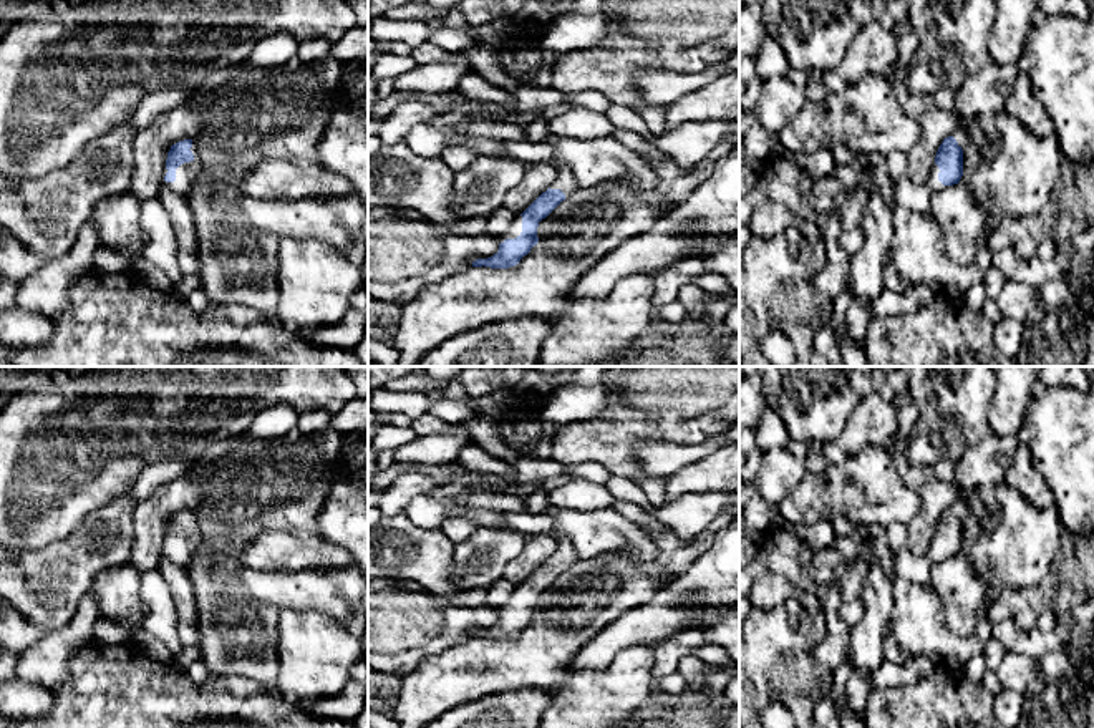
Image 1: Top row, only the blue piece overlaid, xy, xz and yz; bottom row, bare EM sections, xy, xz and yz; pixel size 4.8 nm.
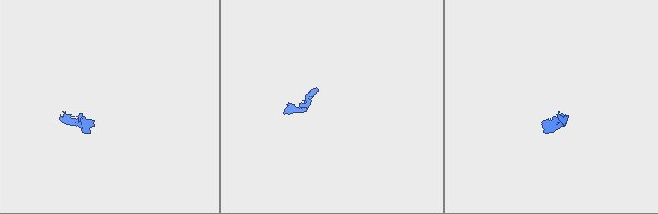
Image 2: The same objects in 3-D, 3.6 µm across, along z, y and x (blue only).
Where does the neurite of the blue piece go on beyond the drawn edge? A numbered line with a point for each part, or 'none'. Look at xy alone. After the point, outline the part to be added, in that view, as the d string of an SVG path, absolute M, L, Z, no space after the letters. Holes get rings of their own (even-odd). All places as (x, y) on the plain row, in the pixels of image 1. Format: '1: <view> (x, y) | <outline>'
1: xy (188, 546) | M192 514L191 519L194 531L191 534L184 534L176 541L176 552L174 554L166 554L164 549L164 557L172 561L174 564L186 567L191 559L199 552L201 549L201 532L199 532L199 522L197 517Z

